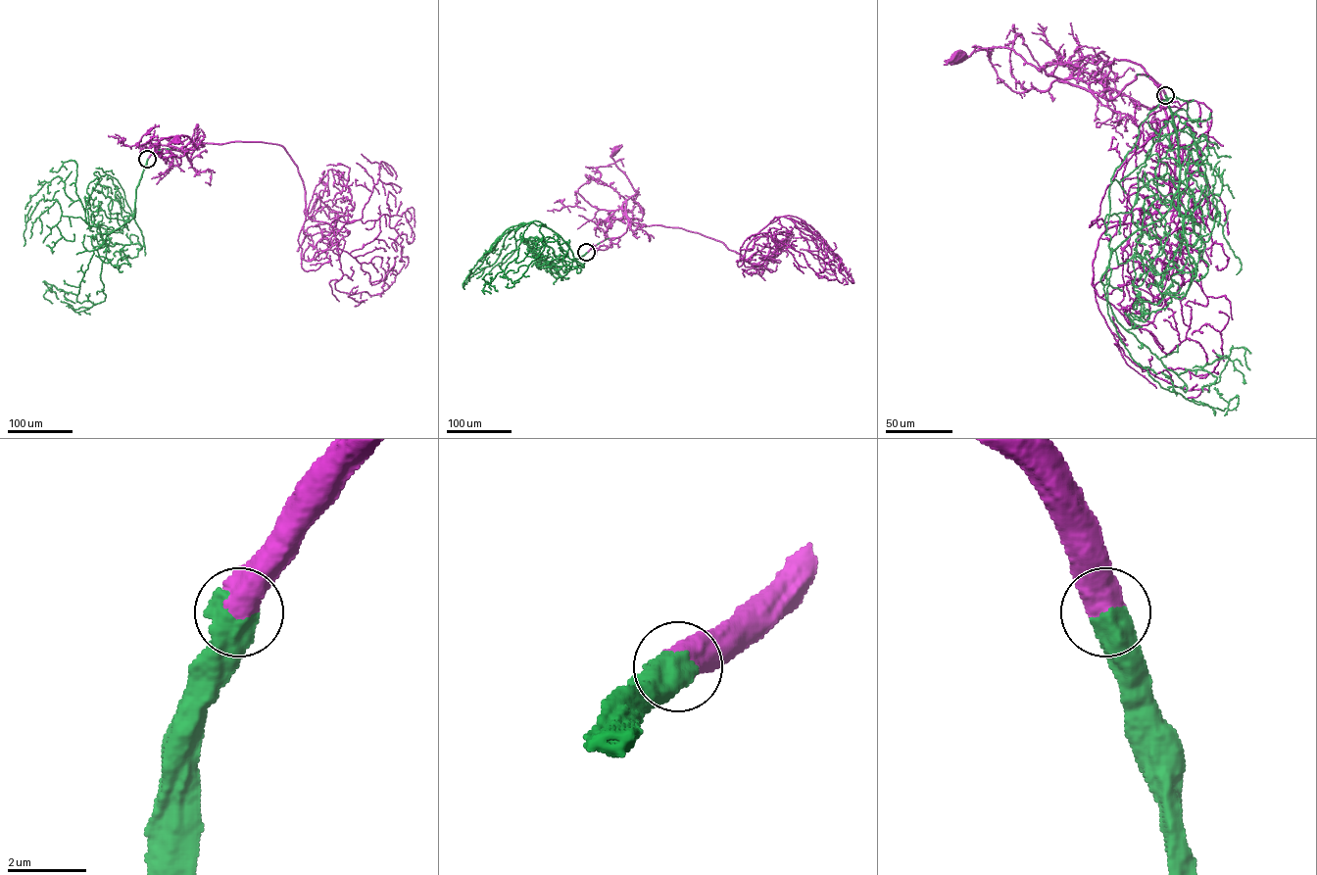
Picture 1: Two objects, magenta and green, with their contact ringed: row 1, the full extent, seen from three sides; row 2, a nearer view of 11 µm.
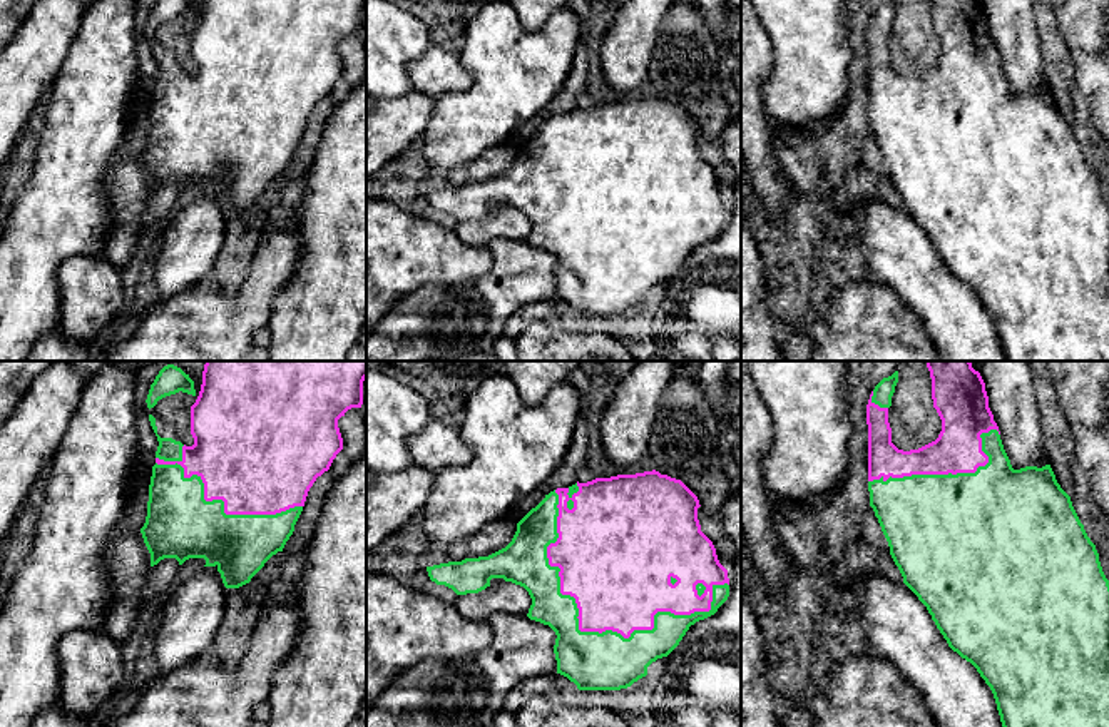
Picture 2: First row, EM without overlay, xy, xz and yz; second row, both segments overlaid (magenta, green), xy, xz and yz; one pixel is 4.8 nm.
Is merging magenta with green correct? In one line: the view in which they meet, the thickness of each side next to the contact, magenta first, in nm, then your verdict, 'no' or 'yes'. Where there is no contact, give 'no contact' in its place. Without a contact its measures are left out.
xz | 440/280 nm | yes

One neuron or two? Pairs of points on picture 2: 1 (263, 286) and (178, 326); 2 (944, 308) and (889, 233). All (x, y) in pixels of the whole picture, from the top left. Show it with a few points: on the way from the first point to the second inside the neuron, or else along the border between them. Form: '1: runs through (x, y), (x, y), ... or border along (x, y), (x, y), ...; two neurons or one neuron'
1: runs through (241, 308), (223, 326), (199, 326); one neuron
2: runs through (929, 289), (899, 251); one neuron

